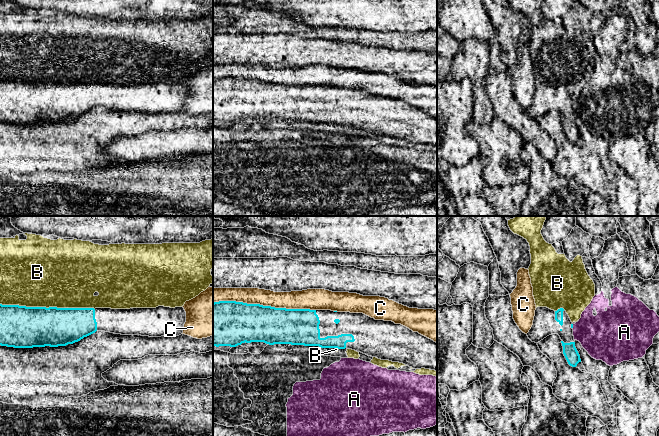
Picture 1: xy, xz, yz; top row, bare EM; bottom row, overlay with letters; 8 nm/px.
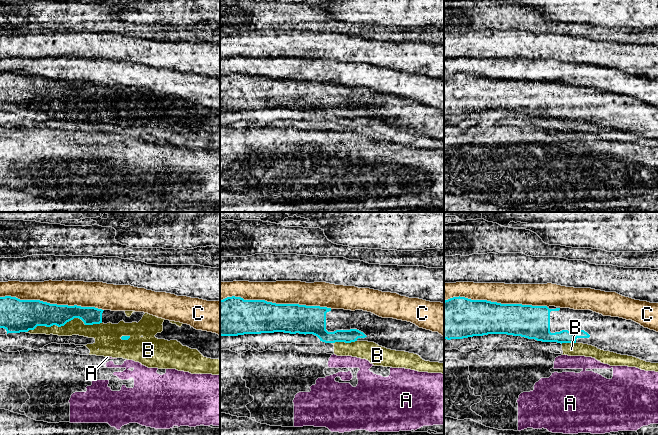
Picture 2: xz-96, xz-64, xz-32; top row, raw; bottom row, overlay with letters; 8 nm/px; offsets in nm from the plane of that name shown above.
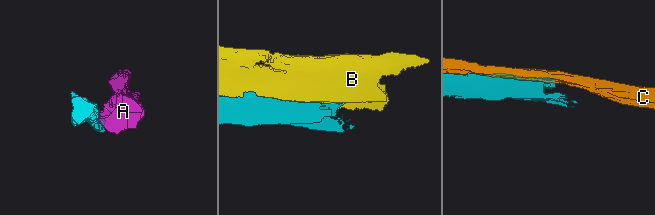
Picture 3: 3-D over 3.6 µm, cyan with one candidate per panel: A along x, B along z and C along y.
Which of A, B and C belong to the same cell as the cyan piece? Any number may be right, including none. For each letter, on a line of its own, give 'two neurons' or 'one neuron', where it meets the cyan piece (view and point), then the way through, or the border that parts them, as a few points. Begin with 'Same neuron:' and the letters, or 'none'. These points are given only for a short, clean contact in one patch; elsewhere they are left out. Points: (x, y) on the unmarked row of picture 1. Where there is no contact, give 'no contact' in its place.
Same neuron: none
A: two neurons | yz (572, 102)
B: two neurons | xy (47, 84)
C: two neurons | xz (264, 82)

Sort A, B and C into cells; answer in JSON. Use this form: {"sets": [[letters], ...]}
{"sets": [["A"], ["B"], ["C"]]}

